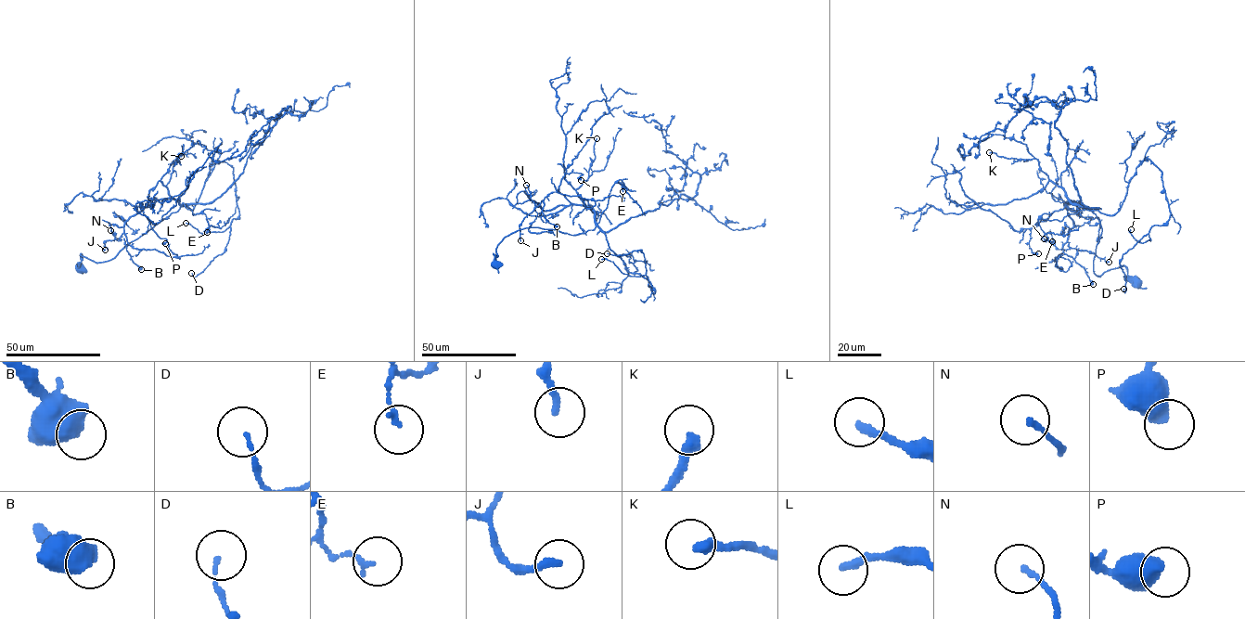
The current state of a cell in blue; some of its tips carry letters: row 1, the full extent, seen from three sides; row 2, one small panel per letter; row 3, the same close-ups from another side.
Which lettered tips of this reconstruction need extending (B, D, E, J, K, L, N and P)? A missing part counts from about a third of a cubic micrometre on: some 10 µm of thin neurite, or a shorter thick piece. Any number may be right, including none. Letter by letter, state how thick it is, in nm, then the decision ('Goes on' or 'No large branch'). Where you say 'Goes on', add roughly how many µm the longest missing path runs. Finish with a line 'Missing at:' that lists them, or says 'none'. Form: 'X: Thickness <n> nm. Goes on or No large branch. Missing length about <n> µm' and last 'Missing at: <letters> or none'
B: Thickness 650 nm. No large branch
D: Thickness 80 nm. No large branch
E: Thickness 140 nm. No large branch
J: Thickness 200 nm. No large branch
K: Thickness 320 nm. Goes on. Missing length about 20 µm
L: Thickness 240 nm. No large branch
N: Thickness 140 nm. No large branch
P: Thickness 550 nm. No large branch
Missing at: K

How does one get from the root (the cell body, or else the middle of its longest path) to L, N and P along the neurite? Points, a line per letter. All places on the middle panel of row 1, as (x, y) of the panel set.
L: (494, 264), (497, 245), (518, 230), (578, 235), (597, 226), (654, 293), (646, 275), (629, 277), (601, 259)
N: (494, 264), (497, 245), (518, 230), (538, 227), (578, 235), (596, 227), (589, 208), (535, 206), (526, 185)
P: (494, 264), (497, 245), (518, 230), (593, 230), (594, 212), (558, 190), (567, 173), (580, 173), (581, 180)

